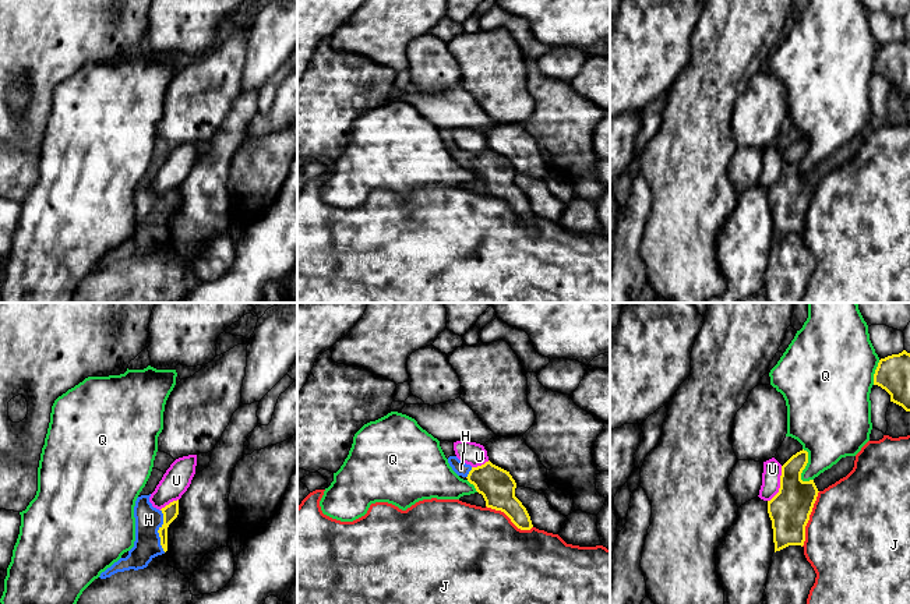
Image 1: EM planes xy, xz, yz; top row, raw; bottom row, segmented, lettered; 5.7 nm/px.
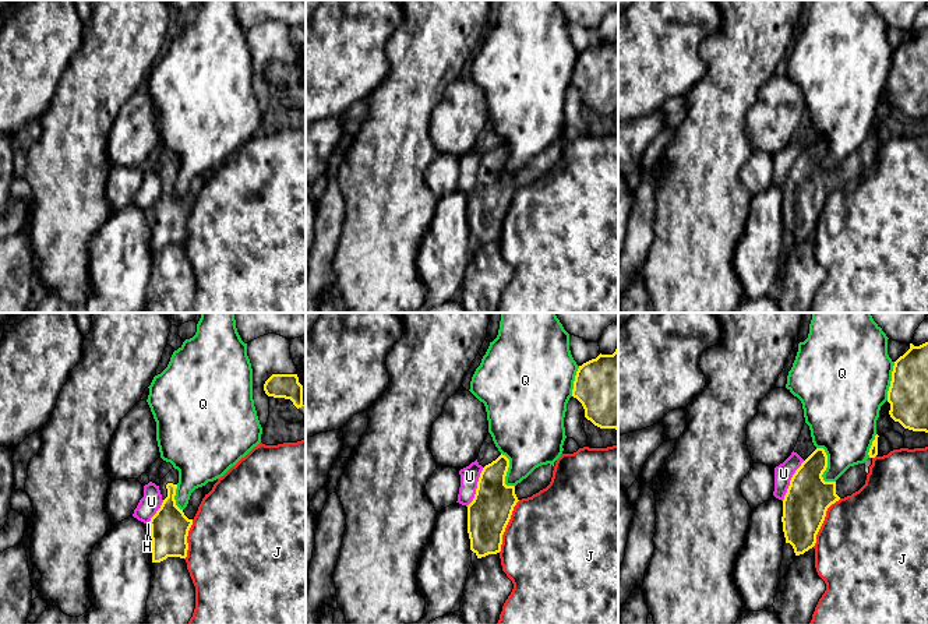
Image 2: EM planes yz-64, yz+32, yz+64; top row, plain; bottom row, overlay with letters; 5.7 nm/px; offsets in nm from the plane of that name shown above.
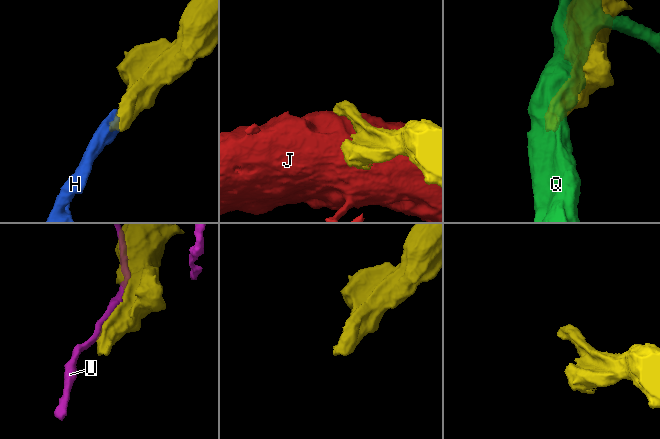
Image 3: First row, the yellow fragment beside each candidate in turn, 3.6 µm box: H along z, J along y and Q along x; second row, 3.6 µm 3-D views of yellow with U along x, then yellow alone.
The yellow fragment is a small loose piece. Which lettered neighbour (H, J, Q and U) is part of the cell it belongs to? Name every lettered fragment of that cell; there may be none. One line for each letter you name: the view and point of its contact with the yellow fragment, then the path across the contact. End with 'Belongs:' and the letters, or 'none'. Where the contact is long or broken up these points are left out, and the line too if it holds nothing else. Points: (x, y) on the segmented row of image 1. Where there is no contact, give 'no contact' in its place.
H: xy (158, 530) | across xy (170, 511), (162, 519), (158, 530), (148, 519)
Belongs: H

